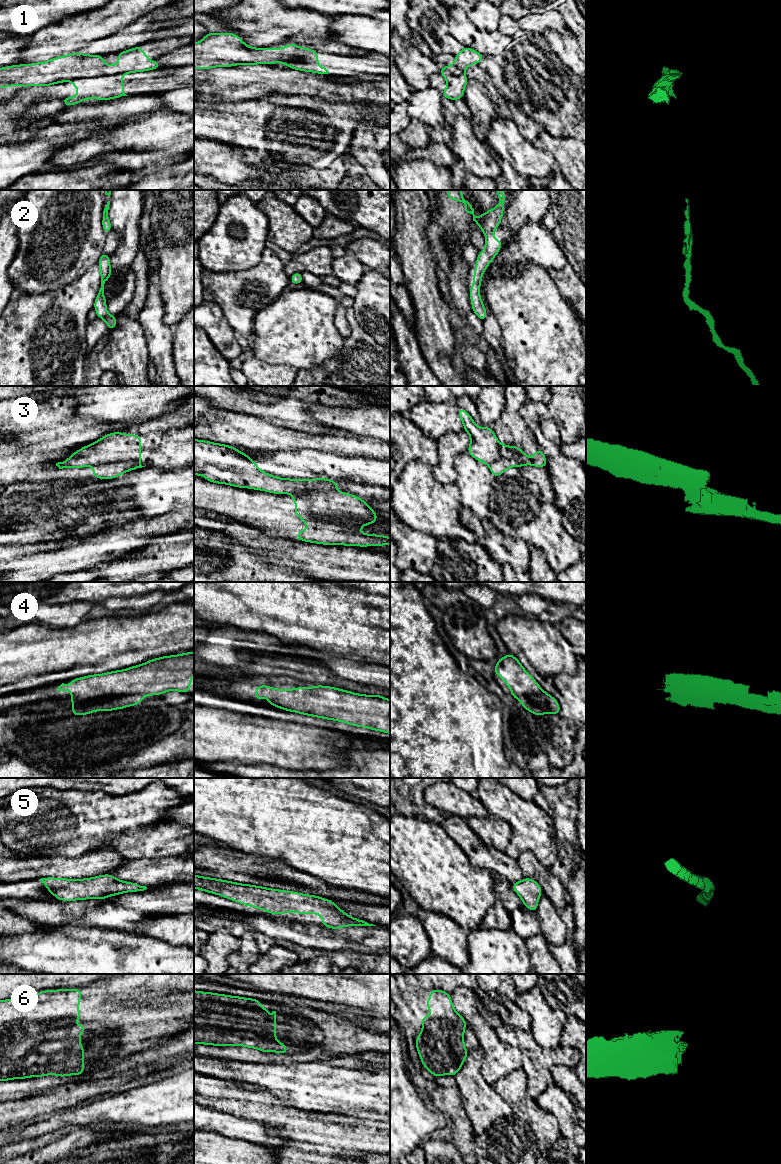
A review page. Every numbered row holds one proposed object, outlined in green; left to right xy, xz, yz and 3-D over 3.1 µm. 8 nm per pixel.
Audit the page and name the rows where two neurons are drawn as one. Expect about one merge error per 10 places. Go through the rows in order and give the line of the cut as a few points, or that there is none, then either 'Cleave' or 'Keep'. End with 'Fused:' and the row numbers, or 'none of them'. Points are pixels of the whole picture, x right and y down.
1: Split along xy (130, 72), (77, 77), (72, 81). Cleave
2: No split. Keep
3: Split along xy (140, 464), (113, 462), (95, 464), (93, 466). Cleave
4: No split. Keep
5: No split. Keep
6: No split. Keep
Fused: 1, 3

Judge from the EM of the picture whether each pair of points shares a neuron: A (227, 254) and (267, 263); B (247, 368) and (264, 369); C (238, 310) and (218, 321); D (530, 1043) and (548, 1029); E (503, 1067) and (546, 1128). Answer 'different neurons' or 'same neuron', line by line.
A: different neurons
B: same neuron
C: different neurons
D: different neurons
E: different neurons

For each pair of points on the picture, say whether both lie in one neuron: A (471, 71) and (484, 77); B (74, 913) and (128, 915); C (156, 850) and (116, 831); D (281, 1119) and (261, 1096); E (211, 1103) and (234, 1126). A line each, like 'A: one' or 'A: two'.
A: one
B: one
C: one
D: one
E: two

